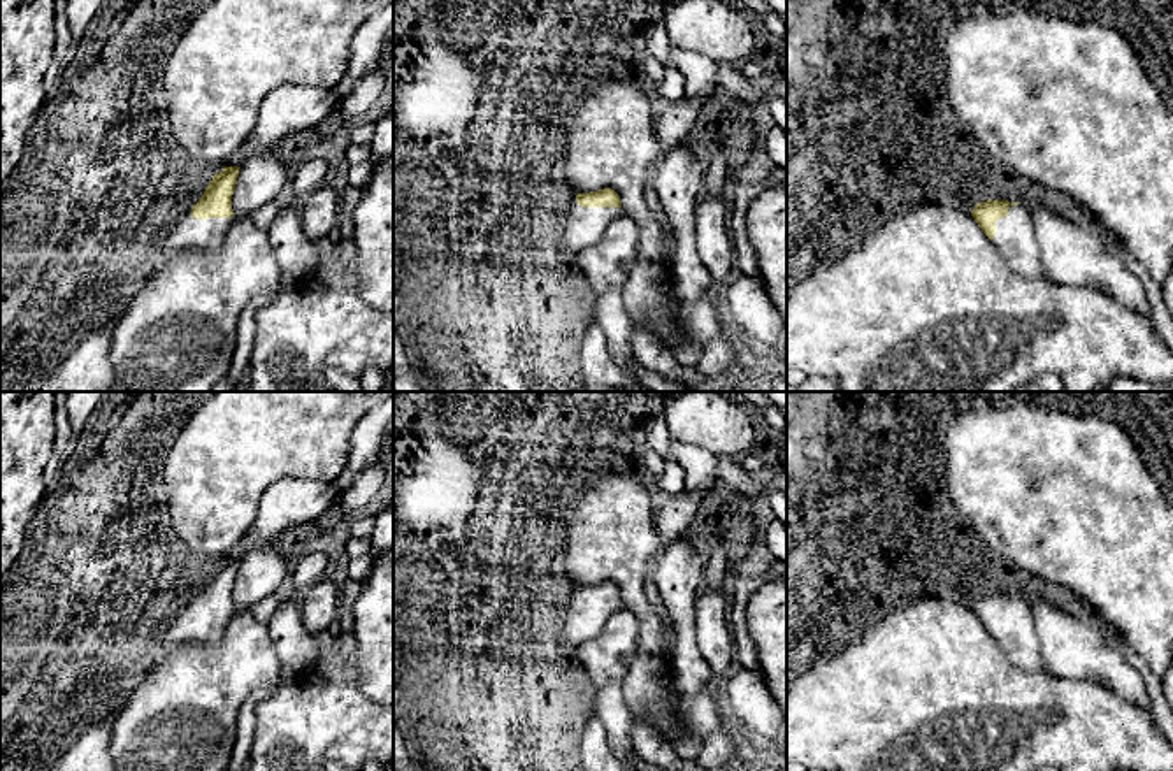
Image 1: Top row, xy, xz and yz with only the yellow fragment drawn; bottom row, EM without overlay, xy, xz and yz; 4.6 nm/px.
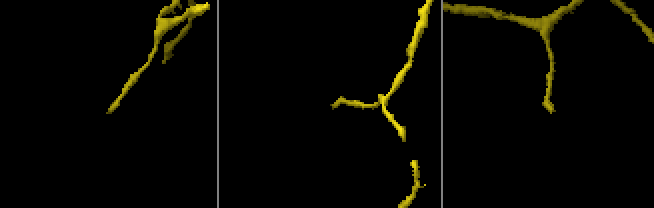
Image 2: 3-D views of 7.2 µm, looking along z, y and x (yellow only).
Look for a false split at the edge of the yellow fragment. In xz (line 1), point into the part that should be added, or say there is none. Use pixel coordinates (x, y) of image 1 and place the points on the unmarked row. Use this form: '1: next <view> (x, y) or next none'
1: next xz (583, 620)

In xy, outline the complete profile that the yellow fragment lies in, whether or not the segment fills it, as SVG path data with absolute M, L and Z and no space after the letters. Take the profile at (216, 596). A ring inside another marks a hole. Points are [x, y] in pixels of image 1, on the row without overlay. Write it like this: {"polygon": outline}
{"polygon": "M223 560L219 567L212 569L200 594L169 625L165 639L149 659L149 664L160 662L174 646L188 643L216 645L221 639L234 615L232 588L239 562Z"}

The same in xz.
{"polygon": "M604 581L590 587L578 587L569 597L564 616L564 638L571 646L597 638L606 622L623 608L620 590L615 583Z"}

